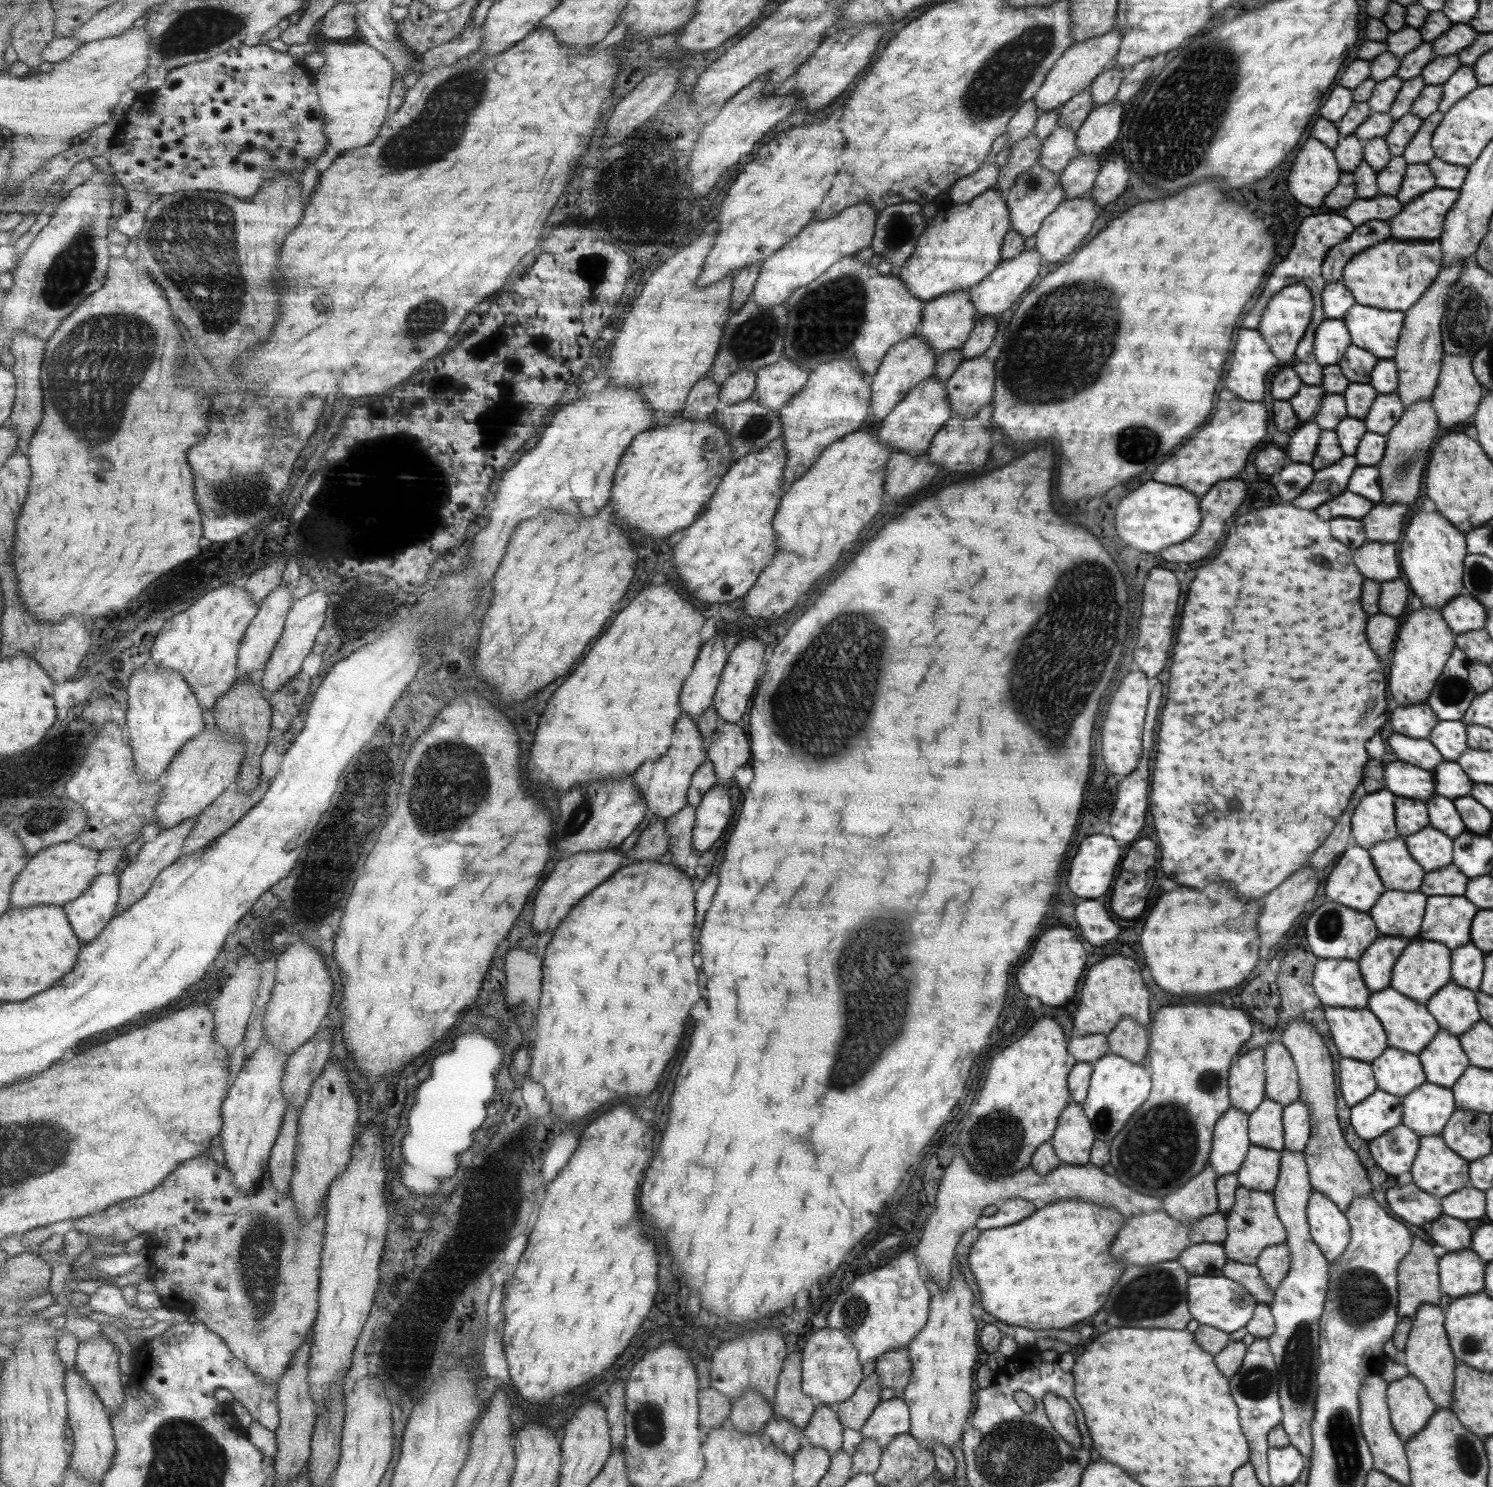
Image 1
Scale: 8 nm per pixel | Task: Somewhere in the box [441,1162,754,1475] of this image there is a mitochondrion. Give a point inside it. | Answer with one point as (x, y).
(648, 1422)

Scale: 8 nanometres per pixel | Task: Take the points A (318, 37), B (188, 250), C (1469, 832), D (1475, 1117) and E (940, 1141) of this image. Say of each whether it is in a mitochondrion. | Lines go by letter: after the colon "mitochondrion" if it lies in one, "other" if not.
A: other
B: mitochondrion
C: other
D: other
E: other

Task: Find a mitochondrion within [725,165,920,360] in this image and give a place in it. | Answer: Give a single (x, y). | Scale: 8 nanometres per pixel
(846, 294)

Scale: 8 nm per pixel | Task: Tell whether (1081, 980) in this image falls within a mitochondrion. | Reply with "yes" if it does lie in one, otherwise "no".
no

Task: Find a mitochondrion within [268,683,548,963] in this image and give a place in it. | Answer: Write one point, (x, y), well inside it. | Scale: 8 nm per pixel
(453, 780)

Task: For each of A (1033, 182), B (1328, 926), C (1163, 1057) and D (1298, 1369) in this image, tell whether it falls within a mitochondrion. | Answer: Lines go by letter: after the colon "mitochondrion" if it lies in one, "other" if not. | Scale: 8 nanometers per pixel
A: mitochondrion
B: mitochondrion
C: other
D: mitochondrion

